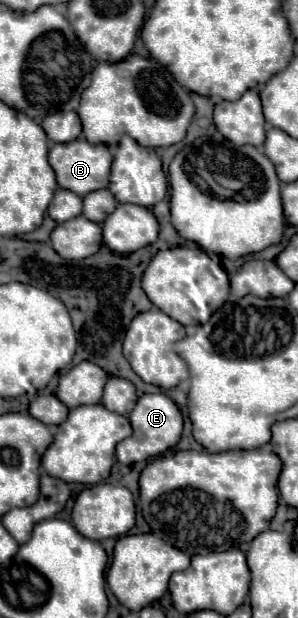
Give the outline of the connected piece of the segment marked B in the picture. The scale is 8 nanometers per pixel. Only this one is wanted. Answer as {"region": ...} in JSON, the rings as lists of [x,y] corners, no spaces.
{"region":[[[84,137],[74,139],[72,143],[56,143],[48,153],[48,161],[56,173],[56,181],[62,189],[68,189],[80,197],[108,187],[108,171],[112,165],[112,155],[106,145],[90,145]]]}

